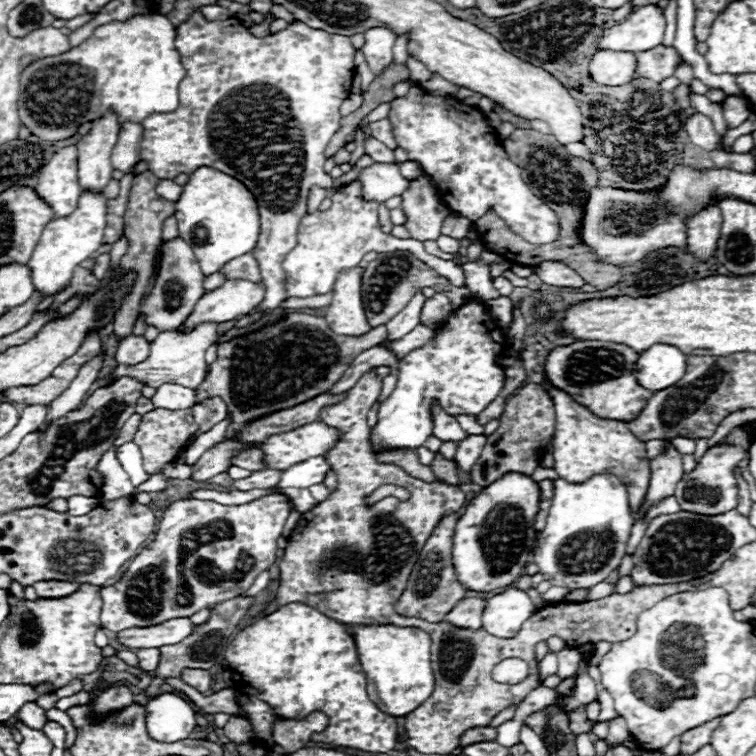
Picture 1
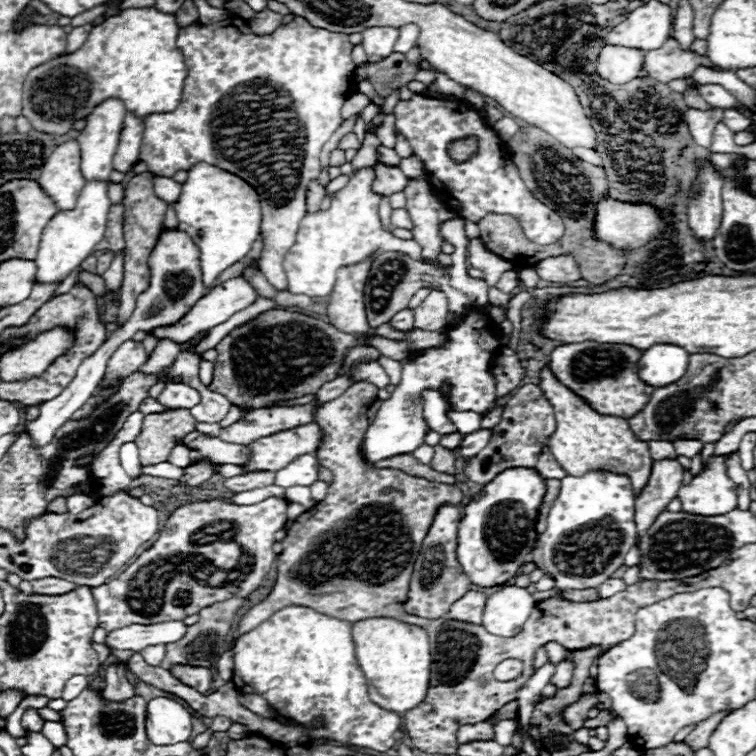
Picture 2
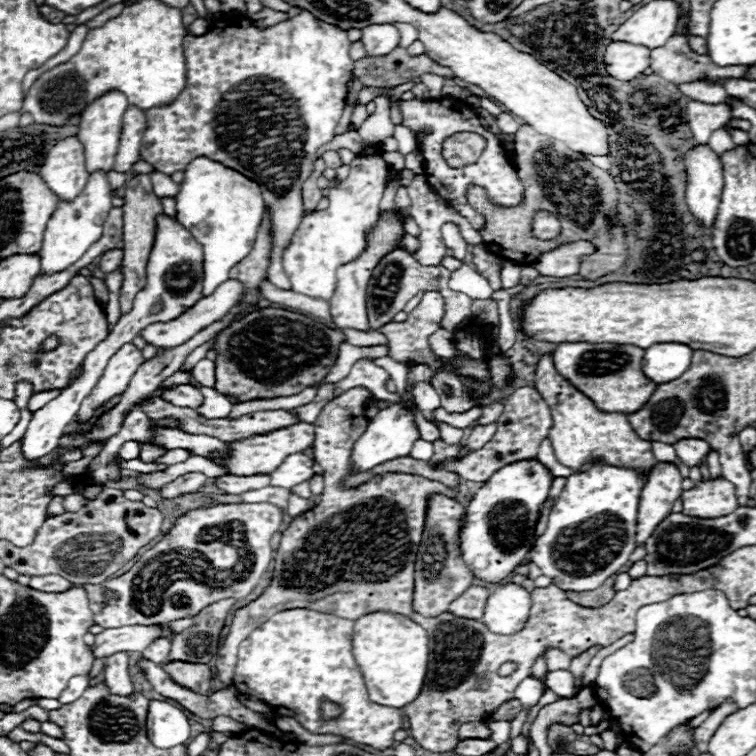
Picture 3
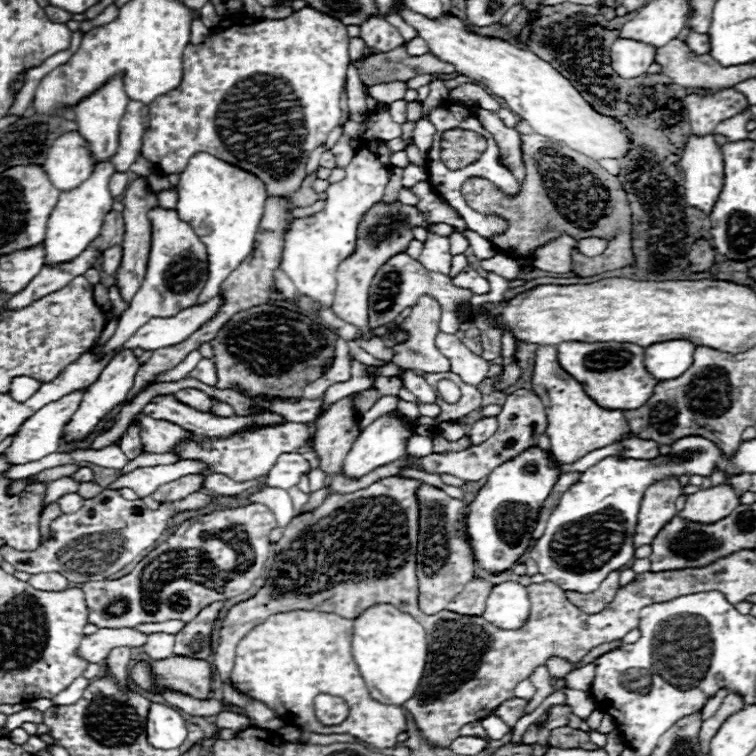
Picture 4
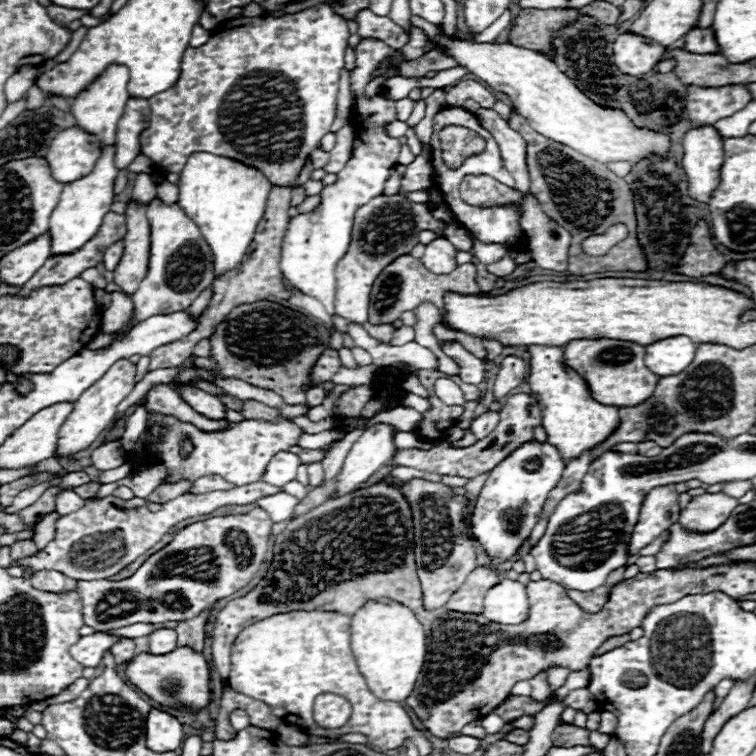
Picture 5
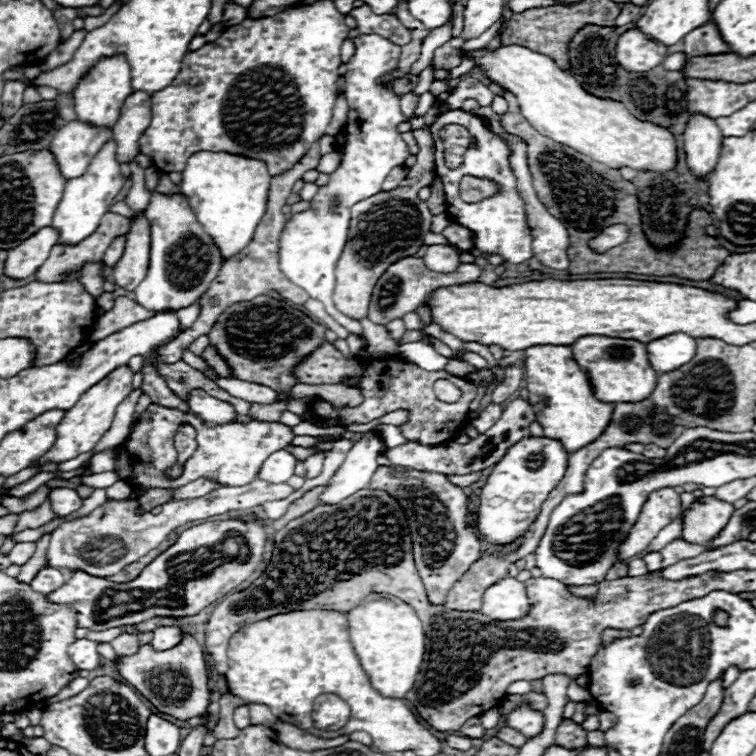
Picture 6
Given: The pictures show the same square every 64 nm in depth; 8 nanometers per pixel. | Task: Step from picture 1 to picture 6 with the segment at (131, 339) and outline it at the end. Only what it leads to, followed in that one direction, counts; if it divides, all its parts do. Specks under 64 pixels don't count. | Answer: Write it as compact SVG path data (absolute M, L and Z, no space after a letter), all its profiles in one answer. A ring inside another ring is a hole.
M124 364L116 370L112 370L104 380L100 380L100 384L94 384L88 392L84 392L84 396L80 396L80 400L66 412L66 416L62 418L62 422L56 426L56 442L50 448L50 452L40 460L40 462L66 462L76 458L78 454L90 452L96 442L106 434L106 430L112 424L116 406L132 392L132 370Z

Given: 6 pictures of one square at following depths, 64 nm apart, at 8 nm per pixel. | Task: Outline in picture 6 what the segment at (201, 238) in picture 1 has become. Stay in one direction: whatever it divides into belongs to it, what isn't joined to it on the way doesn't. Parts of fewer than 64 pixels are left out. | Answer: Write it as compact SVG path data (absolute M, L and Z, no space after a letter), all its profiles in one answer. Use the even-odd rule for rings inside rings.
M196 152L188 158L182 172L180 192L188 198L190 208L196 212L200 224L208 236L212 236L216 248L222 254L222 262L228 262L236 252L248 246L260 218L266 212L268 190L272 176L266 164L260 160L248 160L244 156L234 156L226 152ZM196 302L196 304L188 306L188 308L182 308L182 310L178 310L176 314L178 314L178 318L180 318L180 324L182 324L182 328L190 328L190 326L196 322L196 318L200 316L200 304Z

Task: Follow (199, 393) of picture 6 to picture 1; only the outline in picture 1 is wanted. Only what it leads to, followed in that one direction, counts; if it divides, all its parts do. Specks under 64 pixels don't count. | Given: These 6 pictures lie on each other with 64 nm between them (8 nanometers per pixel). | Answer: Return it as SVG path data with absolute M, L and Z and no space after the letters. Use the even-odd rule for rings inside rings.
M162 384L150 398L156 408L164 410L186 410L194 406L194 390L180 384Z

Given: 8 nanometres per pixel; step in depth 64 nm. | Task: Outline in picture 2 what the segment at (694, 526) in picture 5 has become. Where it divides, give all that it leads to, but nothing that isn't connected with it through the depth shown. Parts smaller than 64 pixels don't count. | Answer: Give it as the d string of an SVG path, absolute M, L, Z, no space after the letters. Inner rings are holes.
M710 456L706 460L706 466L700 474L692 478L690 484L682 484L678 492L678 500L682 502L682 510L690 514L702 514L702 516L718 516L726 514L736 508L736 484L730 480L726 472L726 456Z

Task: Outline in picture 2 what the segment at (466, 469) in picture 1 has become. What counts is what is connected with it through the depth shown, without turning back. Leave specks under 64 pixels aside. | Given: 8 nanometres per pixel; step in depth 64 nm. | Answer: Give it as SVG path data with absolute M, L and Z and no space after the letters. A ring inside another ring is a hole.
M478 430L478 432L472 432L472 434L466 434L462 438L462 444L460 444L460 456L468 462L470 456L476 456L476 452L480 452L488 440L492 436L492 430Z

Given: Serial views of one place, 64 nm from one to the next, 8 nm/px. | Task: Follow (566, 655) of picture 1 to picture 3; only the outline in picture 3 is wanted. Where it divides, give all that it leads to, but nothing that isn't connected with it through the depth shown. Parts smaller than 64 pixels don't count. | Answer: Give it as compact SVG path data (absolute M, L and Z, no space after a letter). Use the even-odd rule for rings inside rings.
M556 670L548 674L546 686L552 688L558 696L572 698L574 696L574 676L570 670Z

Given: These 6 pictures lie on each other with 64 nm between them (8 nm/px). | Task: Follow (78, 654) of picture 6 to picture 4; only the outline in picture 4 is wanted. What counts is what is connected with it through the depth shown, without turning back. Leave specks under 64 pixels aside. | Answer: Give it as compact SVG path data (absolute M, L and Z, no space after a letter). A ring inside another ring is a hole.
M100 628L96 634L86 636L78 648L80 656L84 656L88 662L102 662L108 658L112 648L128 646L128 648L140 648L148 640L148 634L136 630L136 628Z

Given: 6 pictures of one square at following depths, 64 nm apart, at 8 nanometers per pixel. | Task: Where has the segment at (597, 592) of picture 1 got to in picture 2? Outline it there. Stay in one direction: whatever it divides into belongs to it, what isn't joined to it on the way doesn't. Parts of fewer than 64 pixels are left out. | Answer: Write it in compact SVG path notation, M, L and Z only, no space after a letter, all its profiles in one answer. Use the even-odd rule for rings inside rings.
M612 578L612 580L606 580L604 584L600 584L600 588L596 588L596 592L600 598L610 598L624 588L626 588L626 584L622 582L622 578Z

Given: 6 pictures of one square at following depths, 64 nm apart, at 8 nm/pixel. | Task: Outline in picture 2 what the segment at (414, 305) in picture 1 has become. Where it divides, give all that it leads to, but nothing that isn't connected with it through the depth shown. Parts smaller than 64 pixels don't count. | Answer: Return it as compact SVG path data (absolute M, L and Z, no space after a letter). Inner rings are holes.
M406 308L404 312L398 312L392 320L390 320L392 328L400 330L400 332L408 332L412 326L414 326L414 310Z

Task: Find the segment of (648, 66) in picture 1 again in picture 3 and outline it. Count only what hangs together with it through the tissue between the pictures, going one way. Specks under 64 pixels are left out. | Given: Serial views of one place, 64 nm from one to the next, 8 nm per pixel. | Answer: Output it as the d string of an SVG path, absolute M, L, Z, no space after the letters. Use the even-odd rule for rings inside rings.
M672 36L668 44L662 48L656 48L650 52L650 68L656 76L680 84L680 82L694 82L700 80L702 74L706 74L708 82L714 82L714 78L742 78L746 68L720 68L716 66L710 56L696 54L690 50L684 36Z

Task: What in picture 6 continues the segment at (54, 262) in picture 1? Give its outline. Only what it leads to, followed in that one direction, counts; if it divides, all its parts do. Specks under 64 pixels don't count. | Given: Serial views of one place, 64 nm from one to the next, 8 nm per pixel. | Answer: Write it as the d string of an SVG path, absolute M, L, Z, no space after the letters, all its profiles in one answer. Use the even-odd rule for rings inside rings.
M110 140L108 144L104 144L104 148L100 148L100 152L94 156L92 164L88 166L88 170L84 172L84 176L76 178L76 180L68 180L66 188L64 188L64 196L54 212L54 220L52 220L52 228L58 230L60 238L58 244L78 244L80 240L88 238L92 232L96 232L96 228L100 226L102 216L110 210L110 206L114 204L112 200L118 196L118 192L124 188L126 178L122 178L120 174L120 164L116 160L116 144L114 140Z

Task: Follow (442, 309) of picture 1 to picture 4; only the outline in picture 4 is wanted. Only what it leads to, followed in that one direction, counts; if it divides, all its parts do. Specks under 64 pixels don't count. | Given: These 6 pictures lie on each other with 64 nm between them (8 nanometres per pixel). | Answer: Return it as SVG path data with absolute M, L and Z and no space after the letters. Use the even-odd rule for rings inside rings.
M420 296L416 308L412 308L412 314L400 324L388 324L388 332L390 336L394 336L398 330L406 330L408 332L408 340L404 344L396 344L394 346L394 358L396 358L396 364L402 366L402 368L412 368L412 370L422 370L422 372L448 372L450 368L450 362L446 356L442 356L438 352L438 348L434 346L434 336L438 334L438 322L440 322L440 304L438 300L432 300L432 296Z

